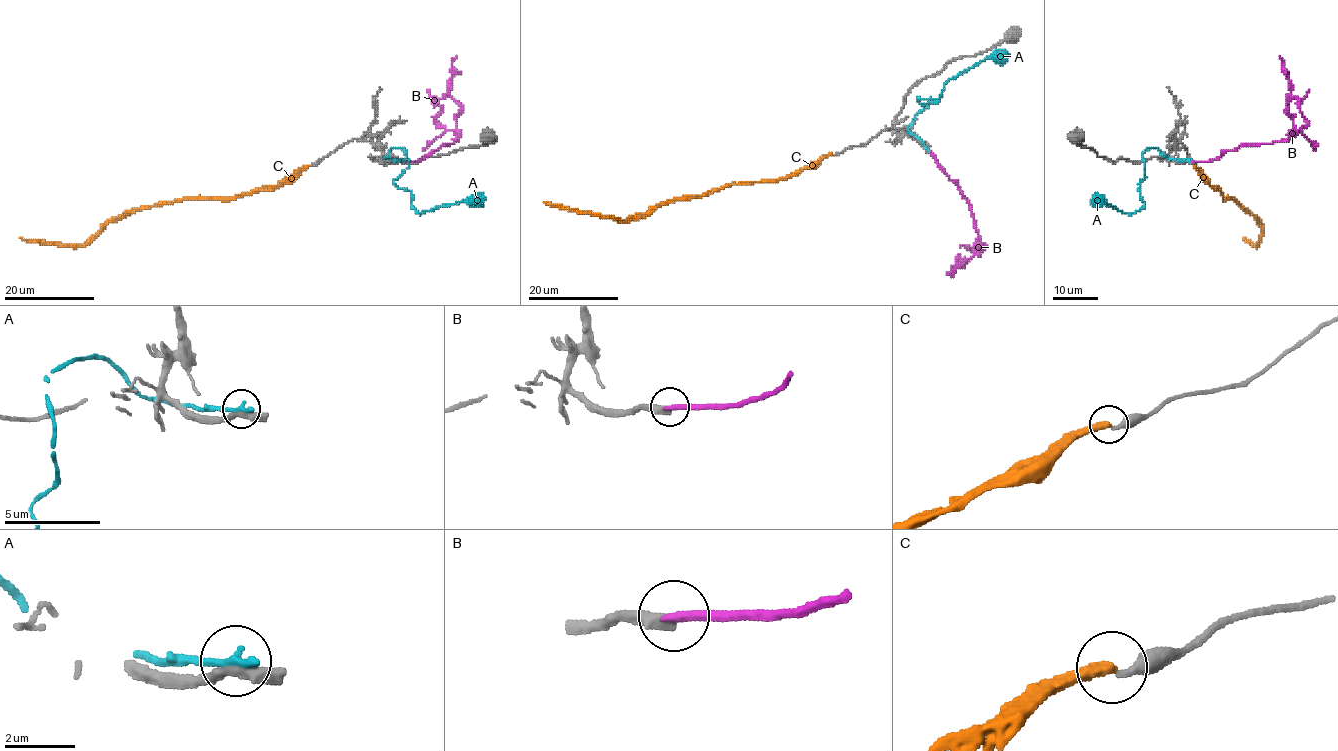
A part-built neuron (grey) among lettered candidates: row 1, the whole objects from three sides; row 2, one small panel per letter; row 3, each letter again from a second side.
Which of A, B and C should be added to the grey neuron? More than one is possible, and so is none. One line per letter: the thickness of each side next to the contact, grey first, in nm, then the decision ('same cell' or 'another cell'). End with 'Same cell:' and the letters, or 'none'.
A: 360 nm thick on the grey side, 320 nm on the other; another cell
B: 400 nm thick on the grey side, 300 nm on the other; same cell
C: 280 nm thick on the grey side, 440 nm on the other; another cell
Same cell: B

